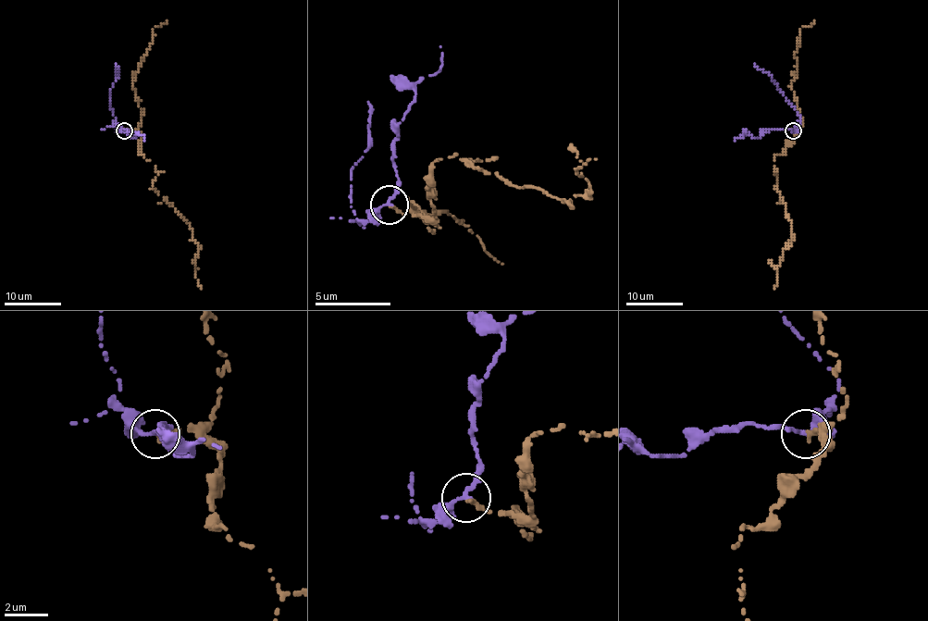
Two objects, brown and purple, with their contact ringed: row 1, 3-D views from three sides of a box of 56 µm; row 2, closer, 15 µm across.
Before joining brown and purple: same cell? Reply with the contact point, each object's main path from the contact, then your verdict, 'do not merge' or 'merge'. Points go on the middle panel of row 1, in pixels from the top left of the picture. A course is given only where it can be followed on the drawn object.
place (389, 204); course brown (389, 207), (432, 215), (427, 177), (439, 158), (454, 154), (569, 204), (587, 192), (580, 162), (595, 158); course purple (389, 204), (375, 211), (364, 227), (352, 207), (352, 169), (367, 146), (367, 101); do not merge

